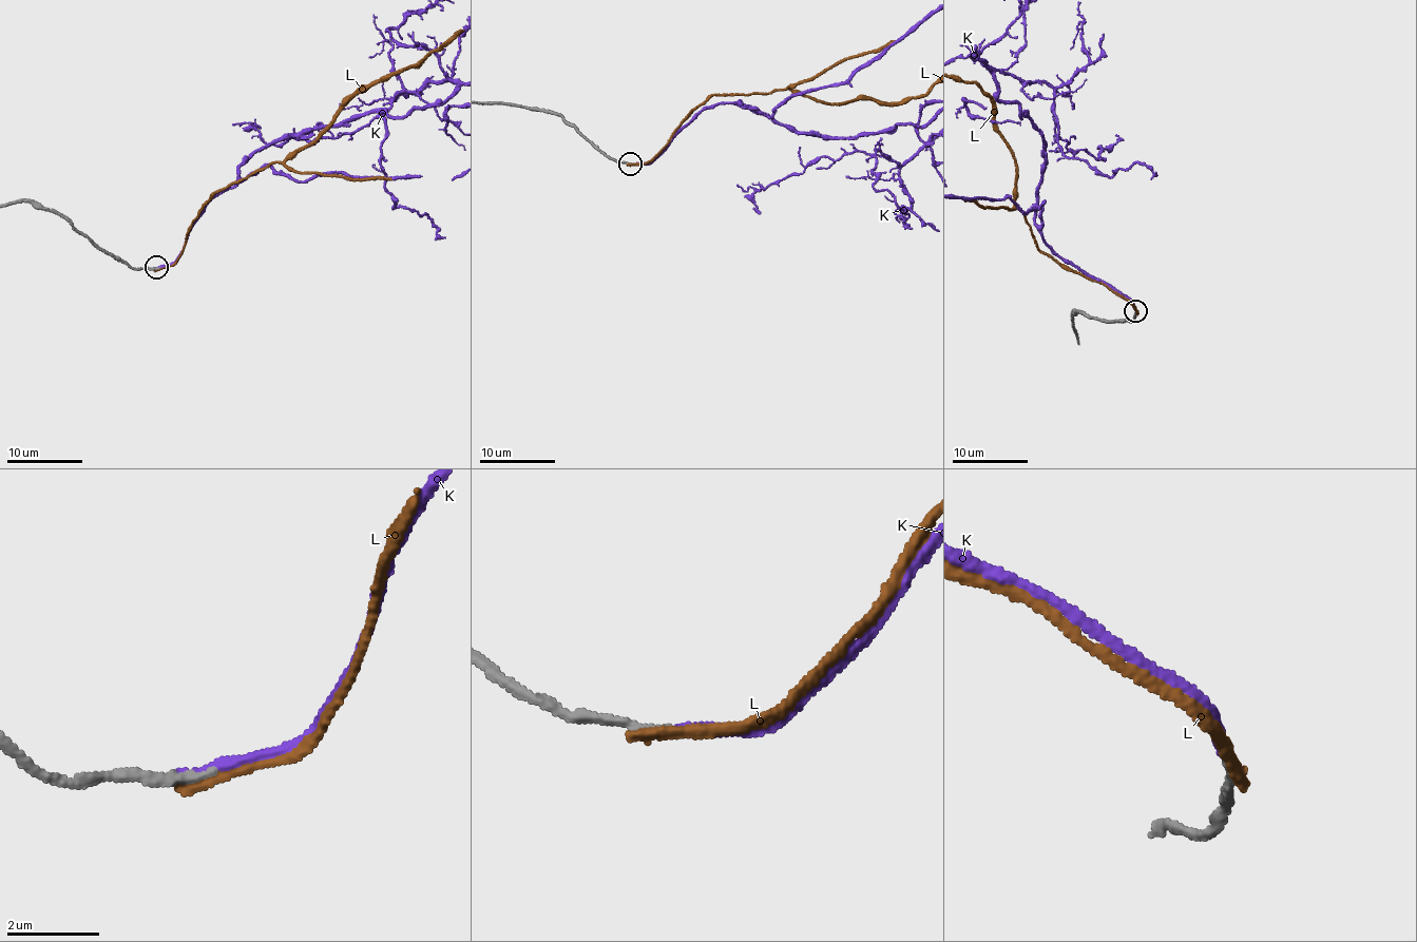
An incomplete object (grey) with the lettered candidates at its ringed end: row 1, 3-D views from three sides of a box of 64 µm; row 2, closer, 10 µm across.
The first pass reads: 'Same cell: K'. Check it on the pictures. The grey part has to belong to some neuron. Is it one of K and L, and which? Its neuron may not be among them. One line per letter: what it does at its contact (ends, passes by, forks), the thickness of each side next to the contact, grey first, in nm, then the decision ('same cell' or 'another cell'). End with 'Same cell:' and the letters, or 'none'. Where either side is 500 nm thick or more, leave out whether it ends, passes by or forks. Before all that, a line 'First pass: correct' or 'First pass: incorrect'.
First pass: correct
K: it ends; calibres 240 and 170 nm; same cell
L: it ends; calibres 240 and 280 nm; another cell
Same cell: K

